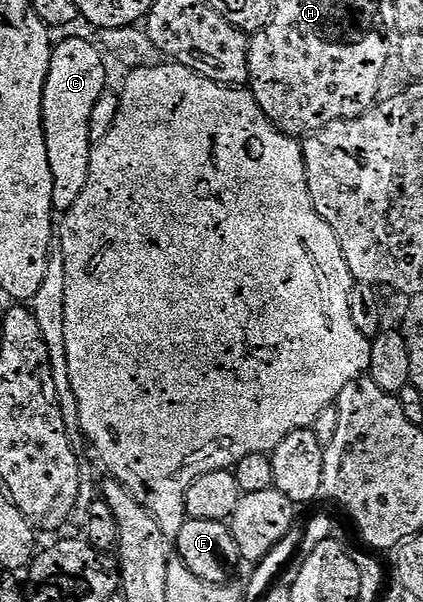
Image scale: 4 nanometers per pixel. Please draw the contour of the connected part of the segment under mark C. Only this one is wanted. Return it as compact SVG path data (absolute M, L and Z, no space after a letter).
M67 39L64 43L56 42L51 53L51 64L43 90L45 149L49 149L49 169L53 169L53 208L59 213L66 213L73 205L73 201L81 197L81 189L85 189L85 181L89 177L89 161L93 146L89 133L89 117L93 117L93 109L104 95L106 87L103 86L107 83L107 67L103 64L104 52L95 43L94 45L87 39Z

